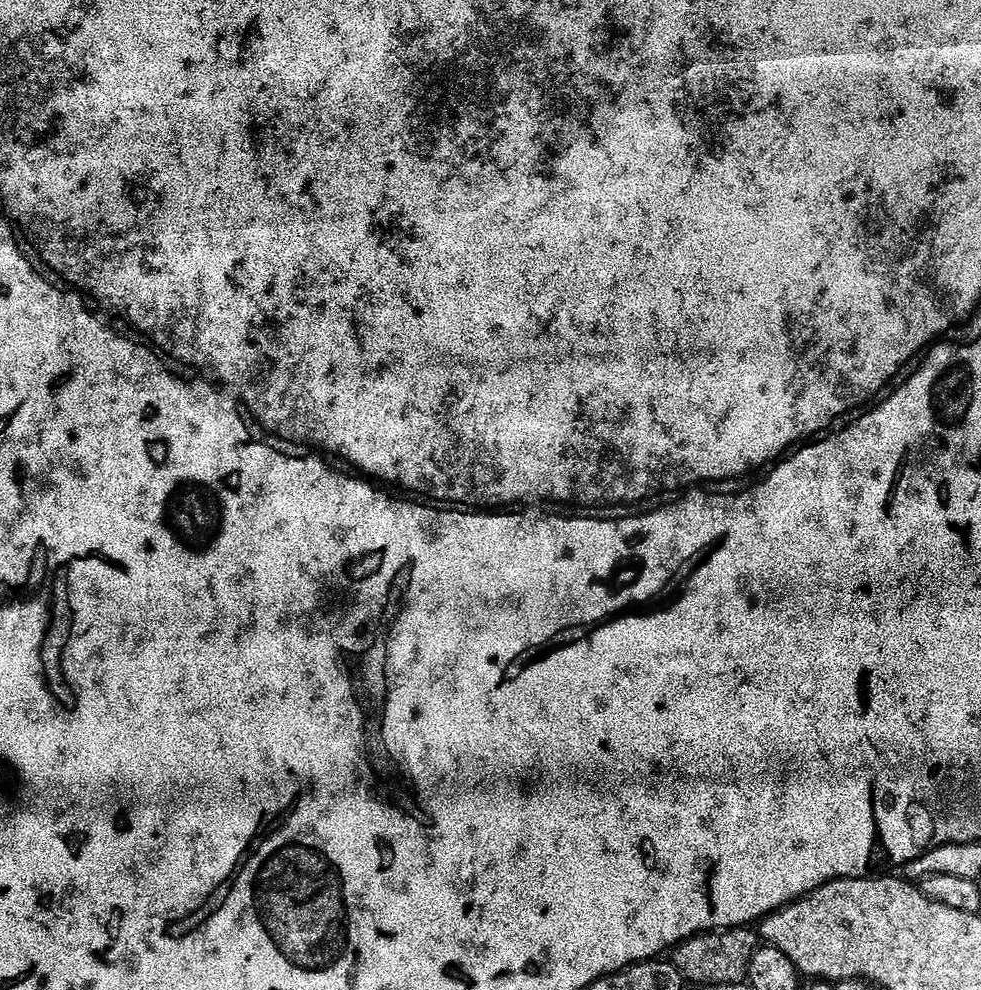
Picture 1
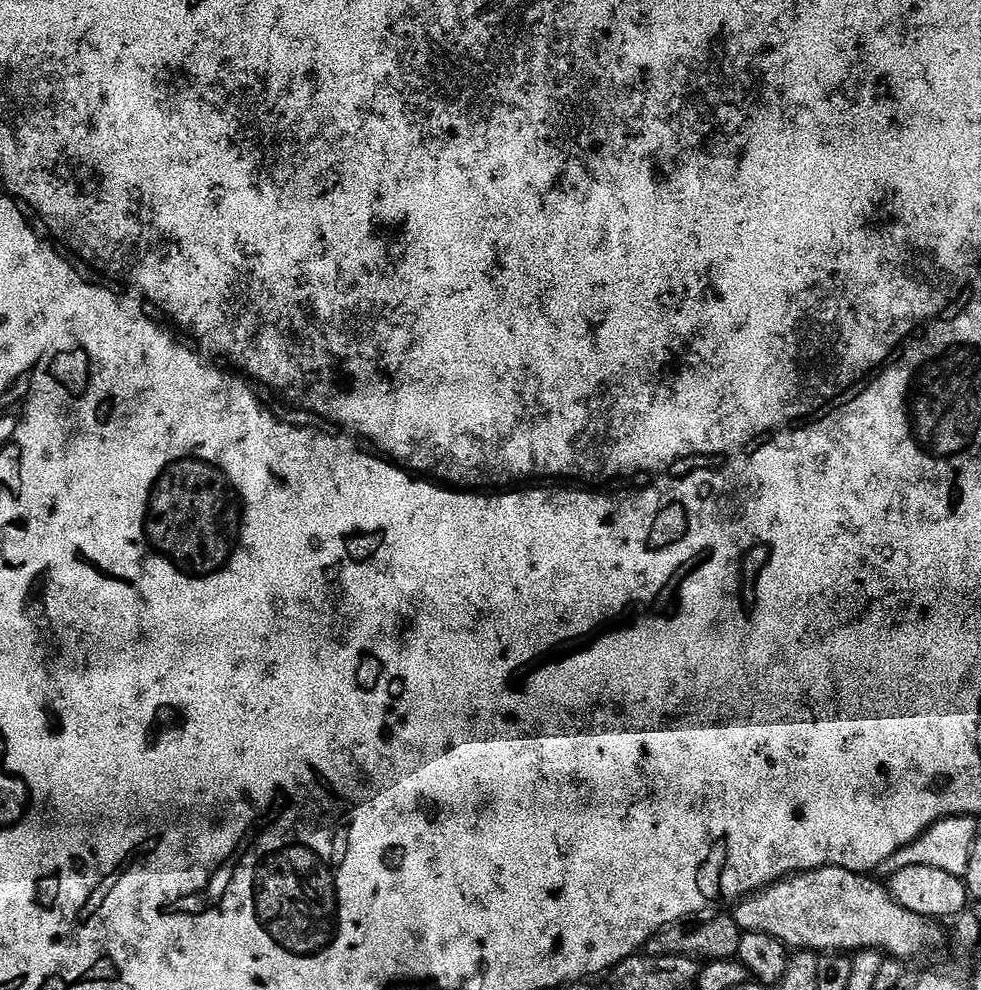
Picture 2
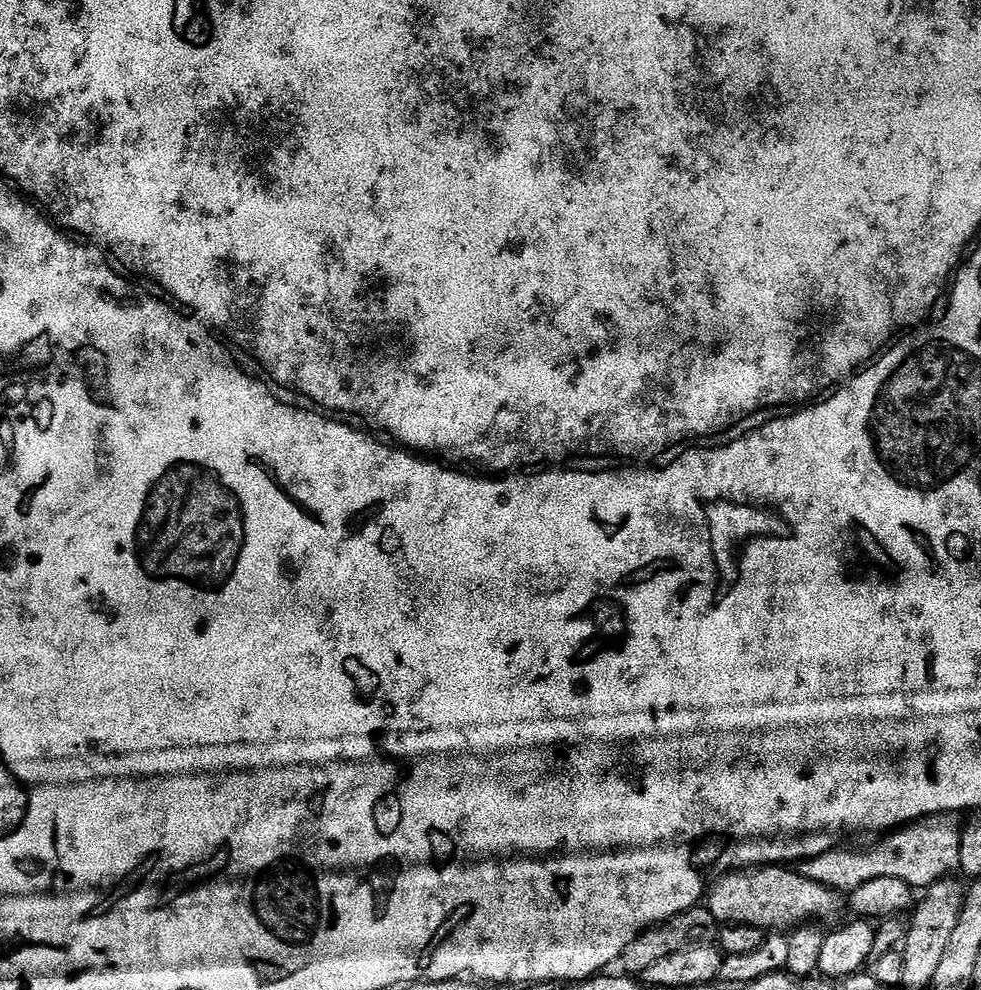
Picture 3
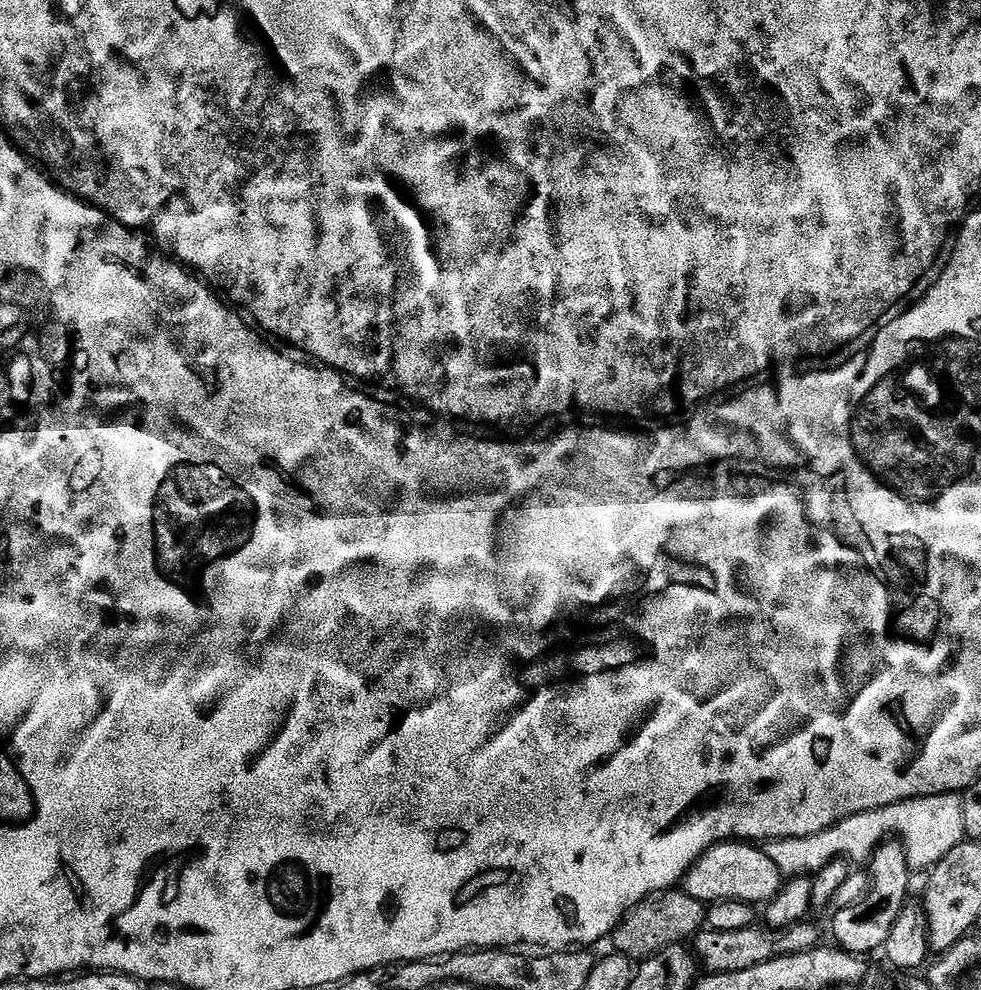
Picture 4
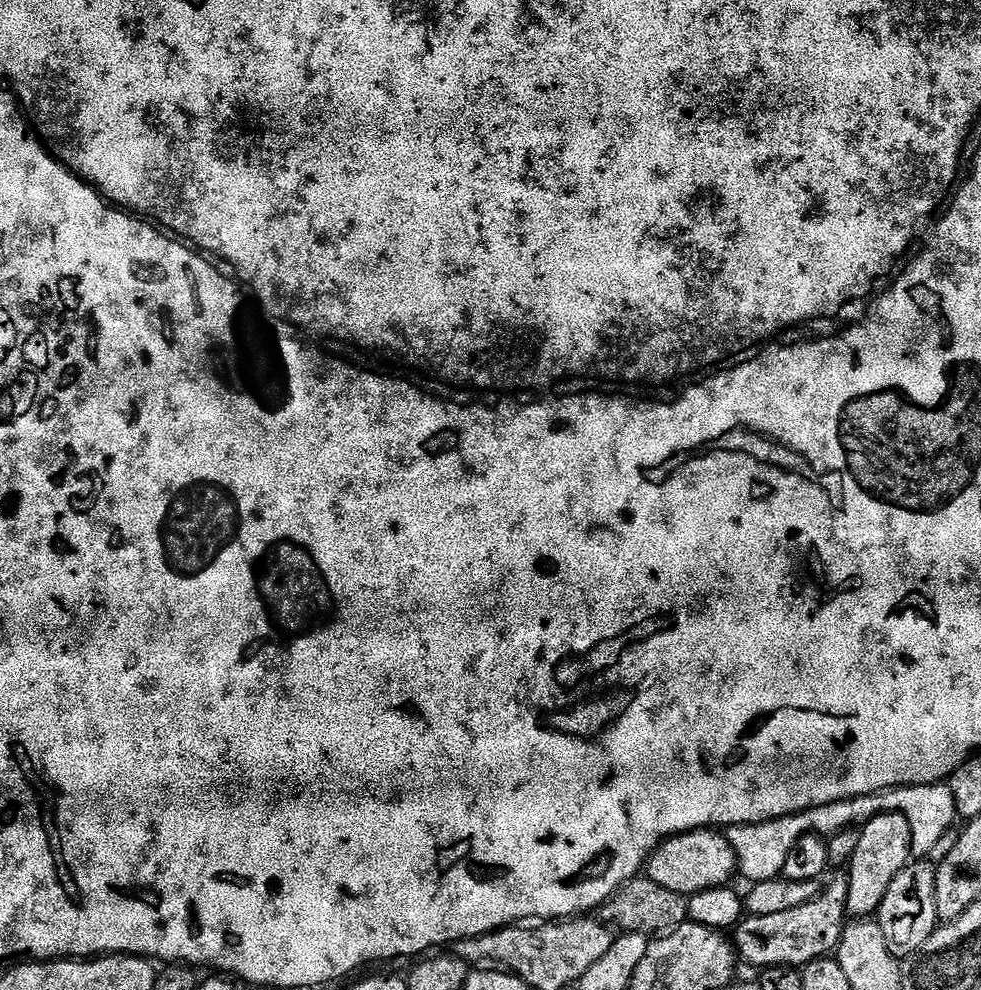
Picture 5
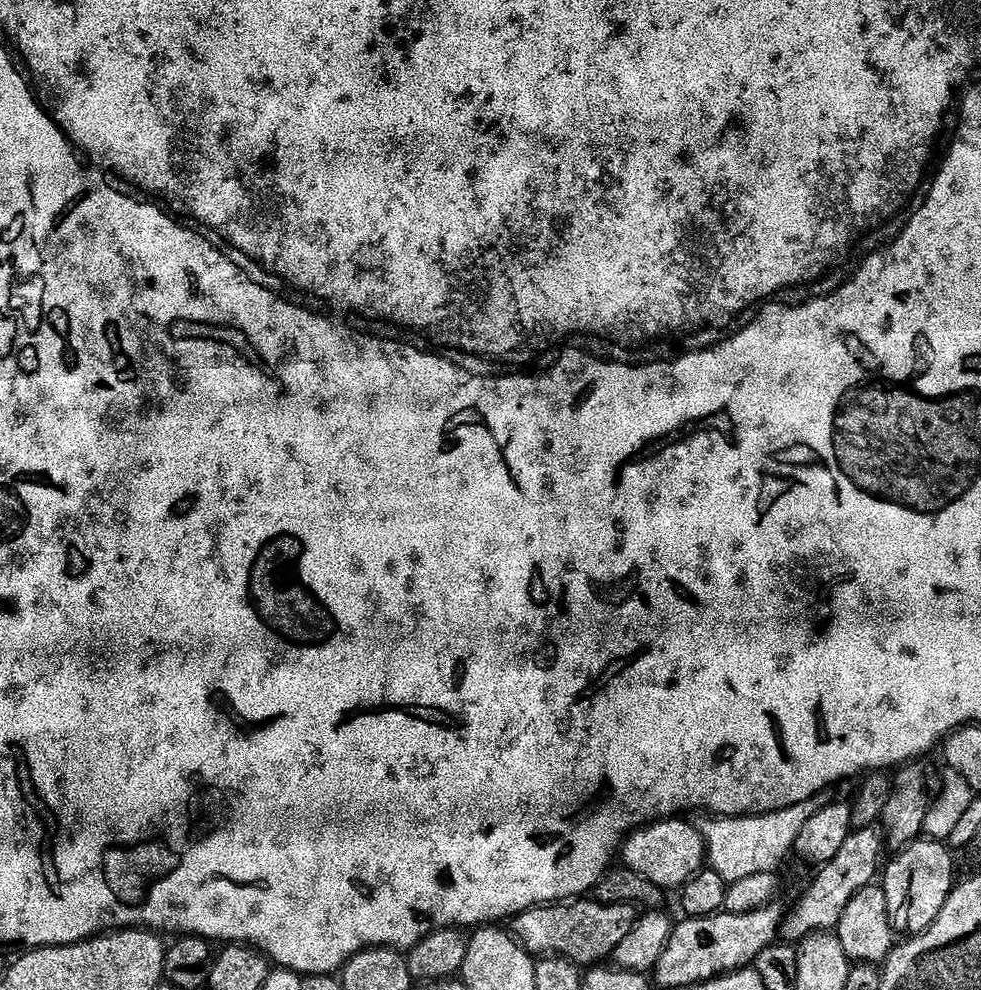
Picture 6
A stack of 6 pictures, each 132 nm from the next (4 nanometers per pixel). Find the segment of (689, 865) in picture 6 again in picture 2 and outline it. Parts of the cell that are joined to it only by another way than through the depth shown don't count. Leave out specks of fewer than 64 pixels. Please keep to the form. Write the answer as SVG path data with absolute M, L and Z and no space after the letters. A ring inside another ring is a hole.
M829 866L826 868L813 868L807 872L789 875L783 880L777 880L776 883L768 885L767 888L752 893L751 896L745 896L735 905L734 915L736 917L736 925L744 932L765 932L774 938L778 938L781 942L788 945L792 950L811 950L817 954L855 954L866 948L875 948L881 953L887 954L892 958L905 958L904 956L916 956L919 952L924 952L927 948L932 948L935 944L940 944L944 940L944 932L939 928L935 919L922 916L918 913L903 908L892 896L891 892L886 890L885 885L879 884L876 880L871 880L871 875L861 874L859 872L851 872L849 868L838 868Z

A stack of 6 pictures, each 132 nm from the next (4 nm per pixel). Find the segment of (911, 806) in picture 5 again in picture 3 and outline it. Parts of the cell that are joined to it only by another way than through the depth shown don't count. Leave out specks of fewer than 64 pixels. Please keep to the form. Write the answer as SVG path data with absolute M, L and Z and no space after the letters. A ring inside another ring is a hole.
M955 815L926 816L877 839L880 841L873 848L837 846L829 852L810 856L799 865L798 871L806 878L819 880L844 894L851 894L866 882L886 877L904 879L911 886L927 886L959 869L961 831L961 821Z

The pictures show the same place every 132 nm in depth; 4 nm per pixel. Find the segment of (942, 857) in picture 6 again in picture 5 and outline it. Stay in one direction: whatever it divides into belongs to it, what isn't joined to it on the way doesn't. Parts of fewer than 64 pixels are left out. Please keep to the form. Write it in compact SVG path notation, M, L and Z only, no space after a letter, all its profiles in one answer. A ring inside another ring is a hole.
M910 862L897 874L894 882L890 882L890 890L886 890L886 898L882 898L878 923L882 938L886 938L886 946L890 946L893 956L915 956L920 947L936 933L938 921L934 906L935 881L936 870L933 865L927 862Z

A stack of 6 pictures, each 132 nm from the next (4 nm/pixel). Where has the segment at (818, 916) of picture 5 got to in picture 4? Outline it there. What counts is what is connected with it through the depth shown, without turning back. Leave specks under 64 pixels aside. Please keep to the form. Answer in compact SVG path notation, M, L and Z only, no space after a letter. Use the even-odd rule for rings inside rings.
M808 923L792 924L788 928L779 930L765 930L760 926L742 930L701 930L694 937L694 945L696 944L694 955L697 961L710 972L746 970L750 966L770 962L770 958L798 954L817 947L821 943L820 932L814 925Z

